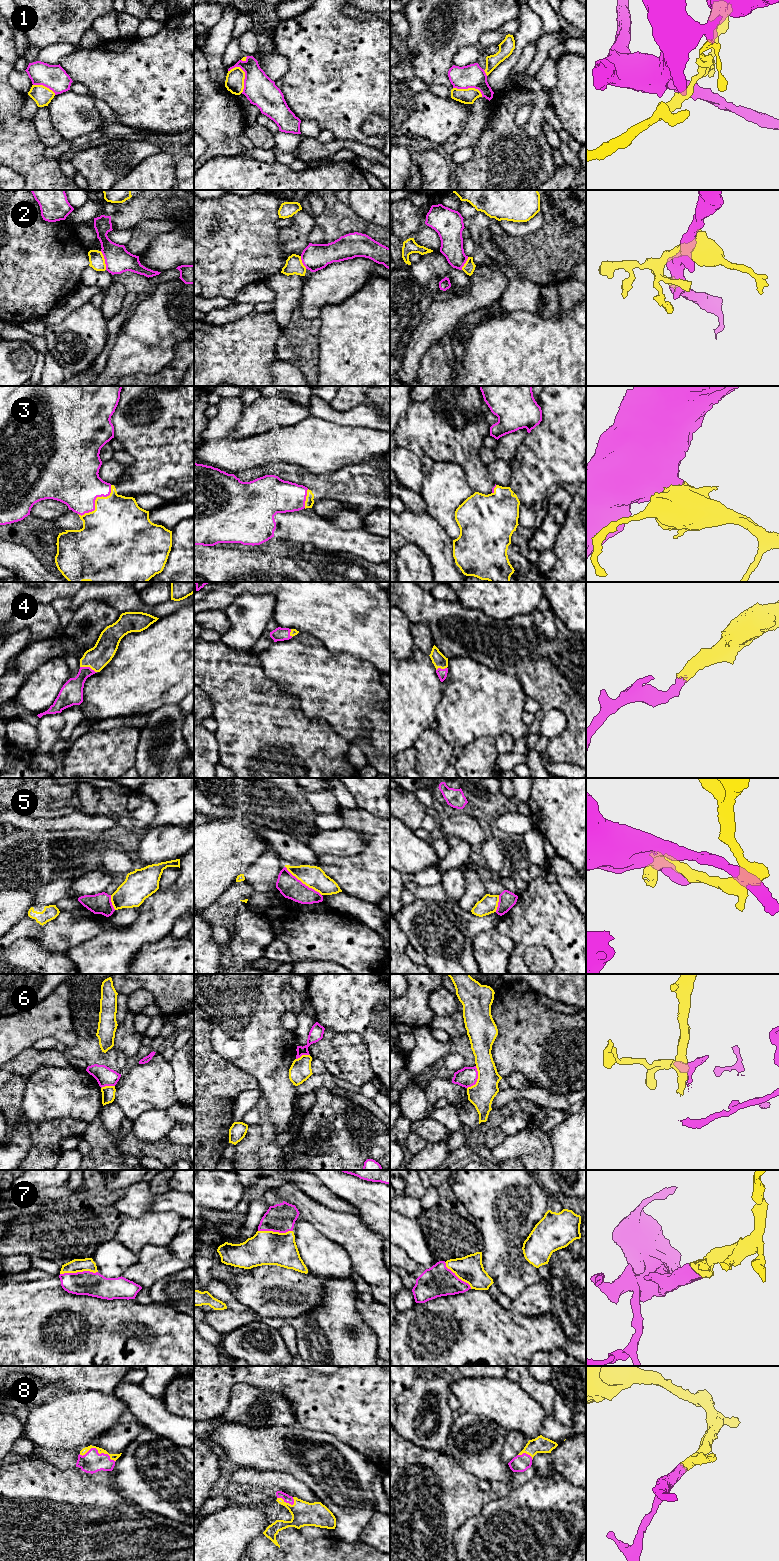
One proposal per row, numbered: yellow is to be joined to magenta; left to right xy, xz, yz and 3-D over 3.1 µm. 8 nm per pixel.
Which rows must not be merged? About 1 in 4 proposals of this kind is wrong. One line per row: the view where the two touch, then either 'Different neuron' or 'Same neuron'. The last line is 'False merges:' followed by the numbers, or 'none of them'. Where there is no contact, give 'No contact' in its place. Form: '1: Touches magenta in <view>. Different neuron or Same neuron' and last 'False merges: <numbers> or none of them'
1: Touches magenta in xz. Different neuron
2: Touches magenta in xy. Different neuron
3: Touches magenta in xy. Same neuron
4: Touches magenta in xy. Same neuron
5: Touches magenta in xz. Different neuron
6: Touches magenta in yz. Different neuron
7: Touches magenta in xy. Same neuron
8: Touches magenta in xy. Same neuron
False merges: 1, 2, 5, 6

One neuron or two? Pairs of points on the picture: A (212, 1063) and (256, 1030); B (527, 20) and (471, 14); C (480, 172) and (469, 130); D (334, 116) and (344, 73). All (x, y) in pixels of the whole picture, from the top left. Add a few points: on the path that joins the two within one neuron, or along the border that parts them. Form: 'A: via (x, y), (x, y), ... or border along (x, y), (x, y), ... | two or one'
A: border along (210, 1035), (212, 1047), (226, 1060), (241, 1069) | two
B: border along (520, 10), (517, 17) | two
C: border along (484, 127), (478, 141), (472, 147) | two
D: via (340, 105), (341, 84) | one

